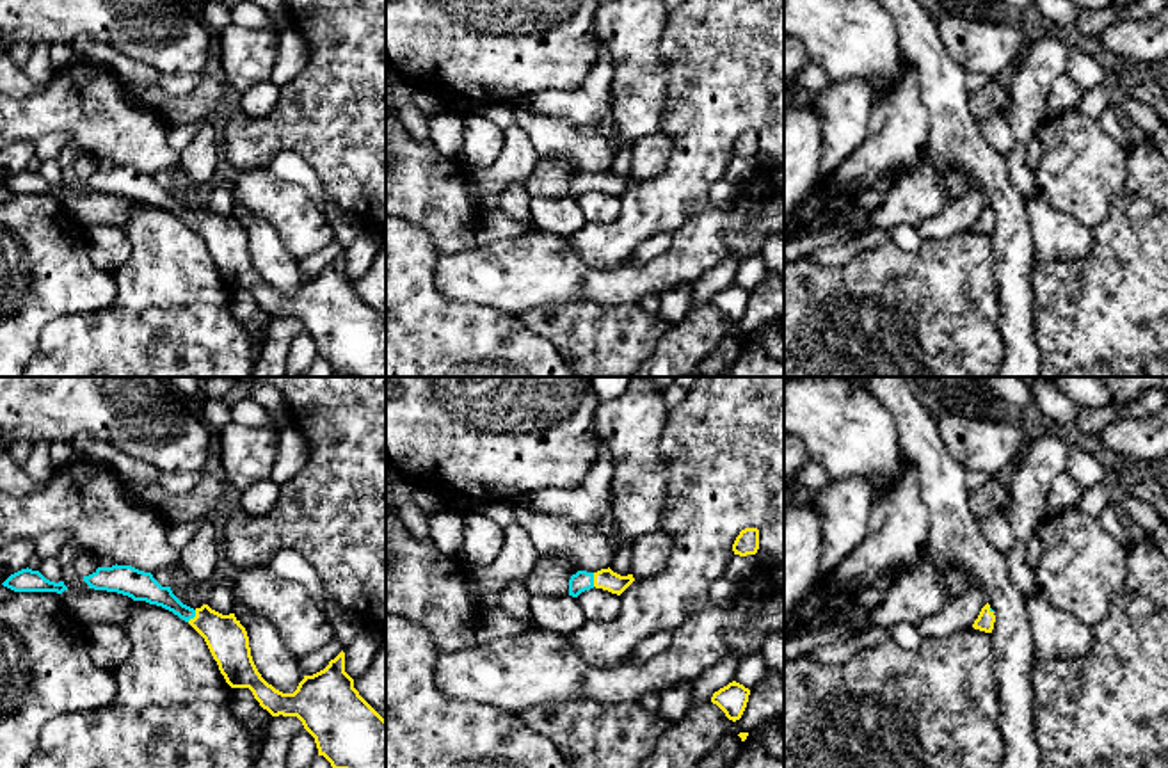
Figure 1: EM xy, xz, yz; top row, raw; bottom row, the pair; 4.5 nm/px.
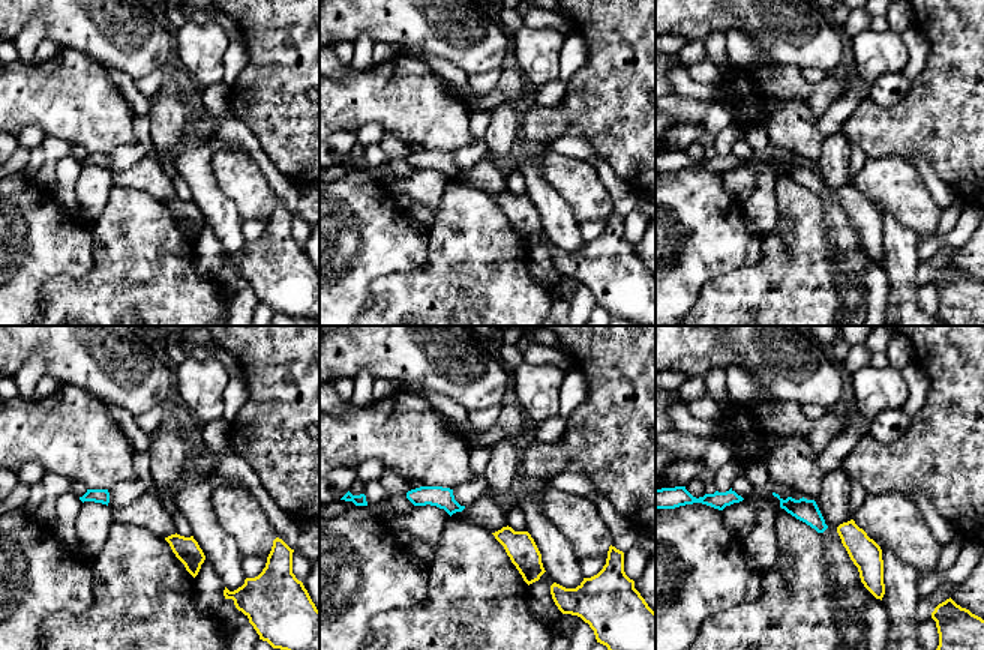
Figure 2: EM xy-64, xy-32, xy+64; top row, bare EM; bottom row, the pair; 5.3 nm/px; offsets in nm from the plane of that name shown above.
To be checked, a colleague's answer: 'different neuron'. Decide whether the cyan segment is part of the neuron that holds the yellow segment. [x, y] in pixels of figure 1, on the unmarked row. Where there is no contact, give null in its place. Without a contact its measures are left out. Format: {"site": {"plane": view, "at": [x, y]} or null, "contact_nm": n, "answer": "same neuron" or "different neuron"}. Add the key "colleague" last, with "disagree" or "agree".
{"site": {"plane": "xy", "at": [194, 219]}, "contact_nm": 70, "answer": "same neuron", "colleague": "disagree"}

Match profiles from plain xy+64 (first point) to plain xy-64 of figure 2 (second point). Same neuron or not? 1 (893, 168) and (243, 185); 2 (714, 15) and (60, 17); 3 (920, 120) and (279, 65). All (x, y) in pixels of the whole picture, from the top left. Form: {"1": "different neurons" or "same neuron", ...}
{"1": "same neuron", "2": "same neuron", "3": "same neuron"}

